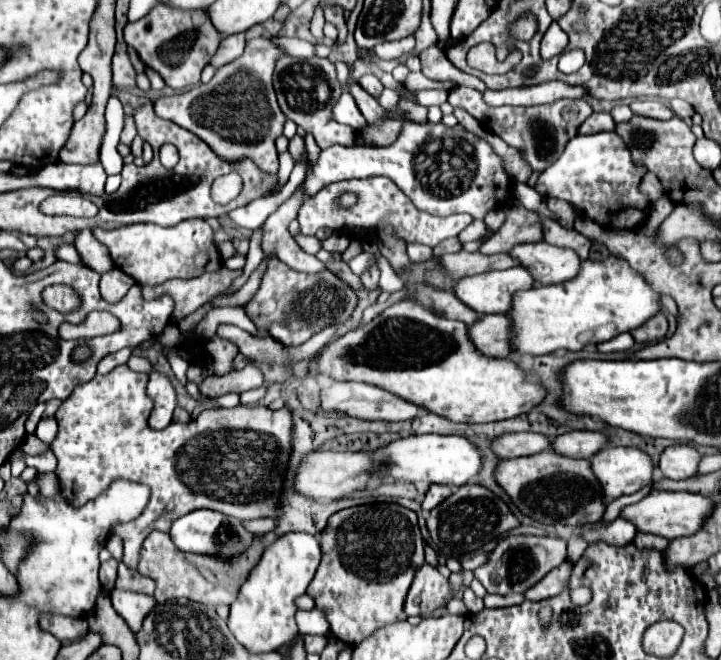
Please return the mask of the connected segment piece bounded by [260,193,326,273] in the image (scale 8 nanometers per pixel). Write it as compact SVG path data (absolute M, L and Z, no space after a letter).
M294 193L286 203L280 205L278 211L274 211L266 219L266 223L262 225L260 247L264 253L270 253L270 249L274 249L278 259L296 271L320 273L326 269L326 265L320 259L316 259L314 255L308 255L306 251L302 251L300 245L288 233L288 223L296 217L300 203L302 203L302 201L298 201L296 195L298 193Z

